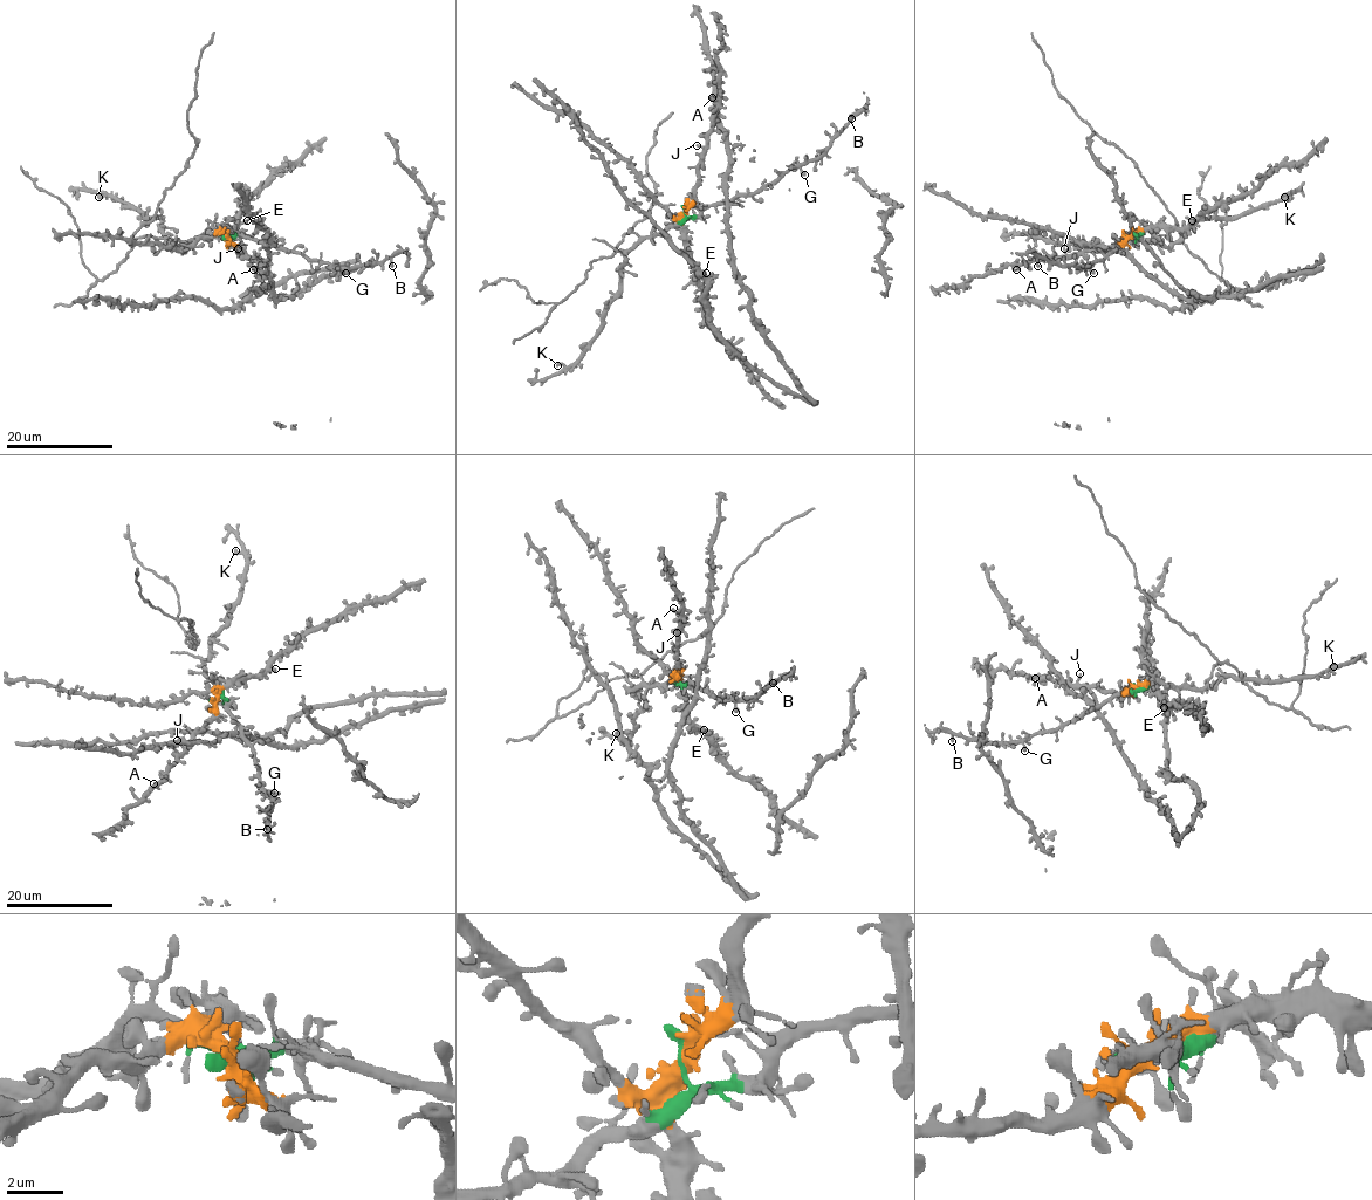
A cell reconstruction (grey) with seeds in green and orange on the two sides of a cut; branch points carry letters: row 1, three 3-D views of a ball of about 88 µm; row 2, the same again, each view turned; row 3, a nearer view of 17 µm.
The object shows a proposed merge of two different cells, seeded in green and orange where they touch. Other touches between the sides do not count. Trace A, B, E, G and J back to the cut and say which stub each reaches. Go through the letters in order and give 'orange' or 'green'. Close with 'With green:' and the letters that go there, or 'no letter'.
A: orange
B: green
E: orange
G: green
J: orange
With green: B, G

